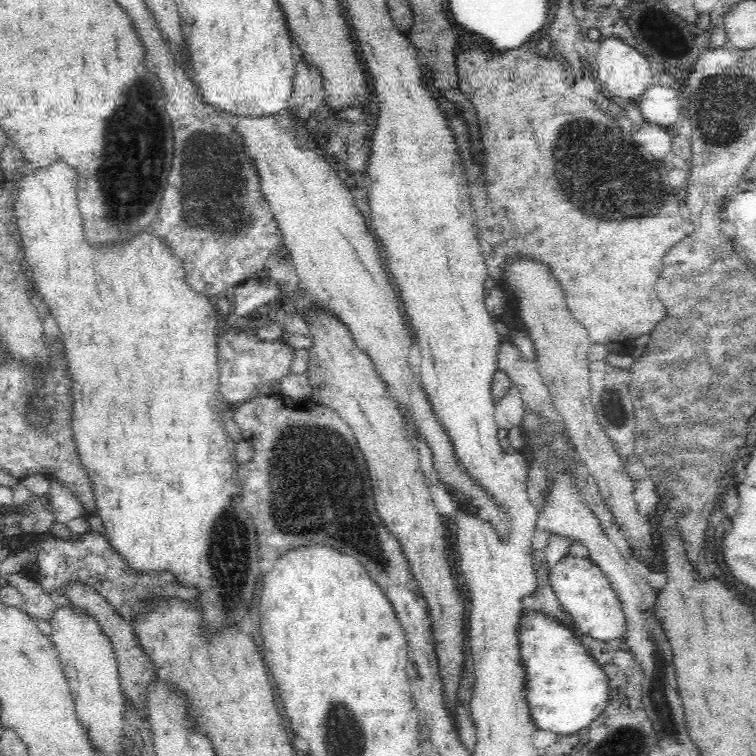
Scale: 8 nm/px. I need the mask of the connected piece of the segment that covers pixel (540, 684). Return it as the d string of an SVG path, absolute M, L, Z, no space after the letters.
M524 609L520 620L520 655L527 674L526 699L536 727L566 736L590 726L610 704L610 680L581 644L576 631L542 611Z

